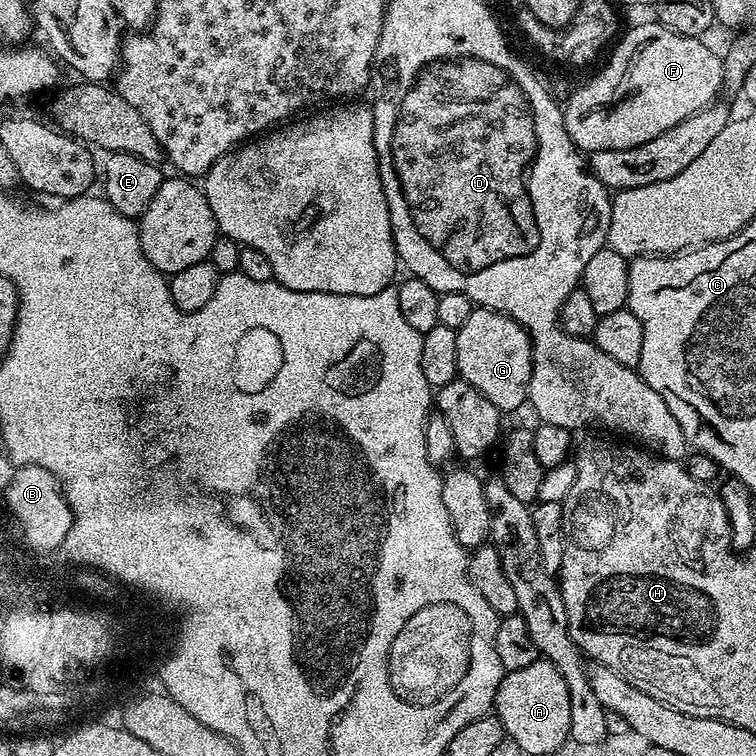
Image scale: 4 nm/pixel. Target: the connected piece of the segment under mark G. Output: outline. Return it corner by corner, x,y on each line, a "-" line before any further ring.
473,307
470,318
456,329
458,376
470,382
478,394
498,406
501,414
516,412
528,404
532,377
532,340
514,318
489,308

